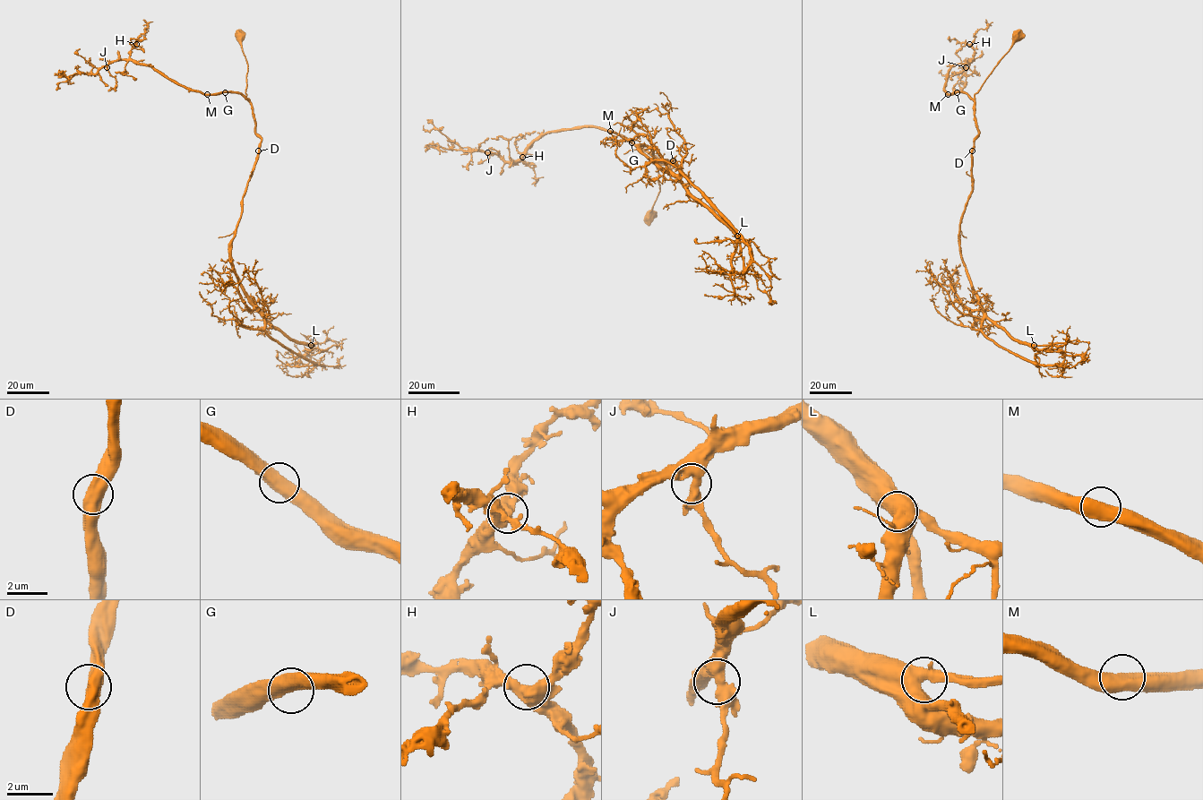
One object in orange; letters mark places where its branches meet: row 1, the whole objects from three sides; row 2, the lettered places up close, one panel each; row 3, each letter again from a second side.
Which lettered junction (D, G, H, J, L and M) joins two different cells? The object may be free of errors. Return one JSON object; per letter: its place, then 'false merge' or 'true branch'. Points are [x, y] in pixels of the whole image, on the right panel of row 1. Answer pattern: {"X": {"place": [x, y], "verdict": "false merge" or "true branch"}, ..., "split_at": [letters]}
{"D": {"place": [972, 150], "verdict": "true branch"}, "G": {"place": [957, 92], "verdict": "true branch"}, "H": {"place": [969, 44], "verdict": "true branch"}, "J": {"place": [966, 67], "verdict": "true branch"}, "L": {"place": [1034, 345], "verdict": "true branch"}, "M": {"place": [948, 94], "verdict": "true branch"}, "split_at": []}

